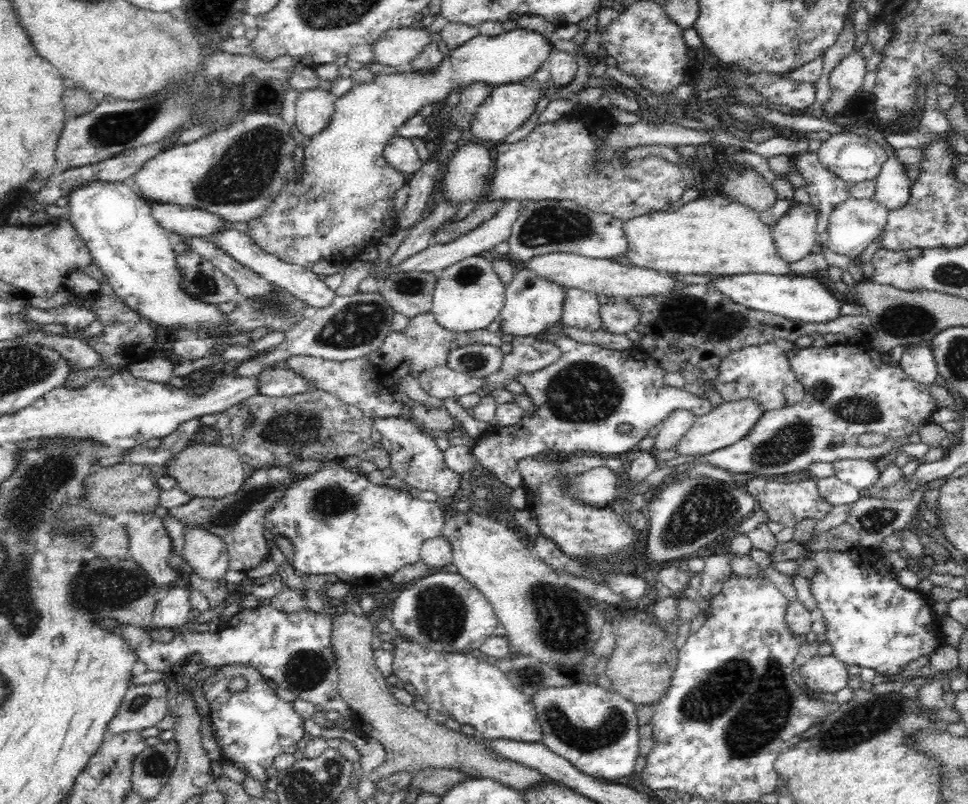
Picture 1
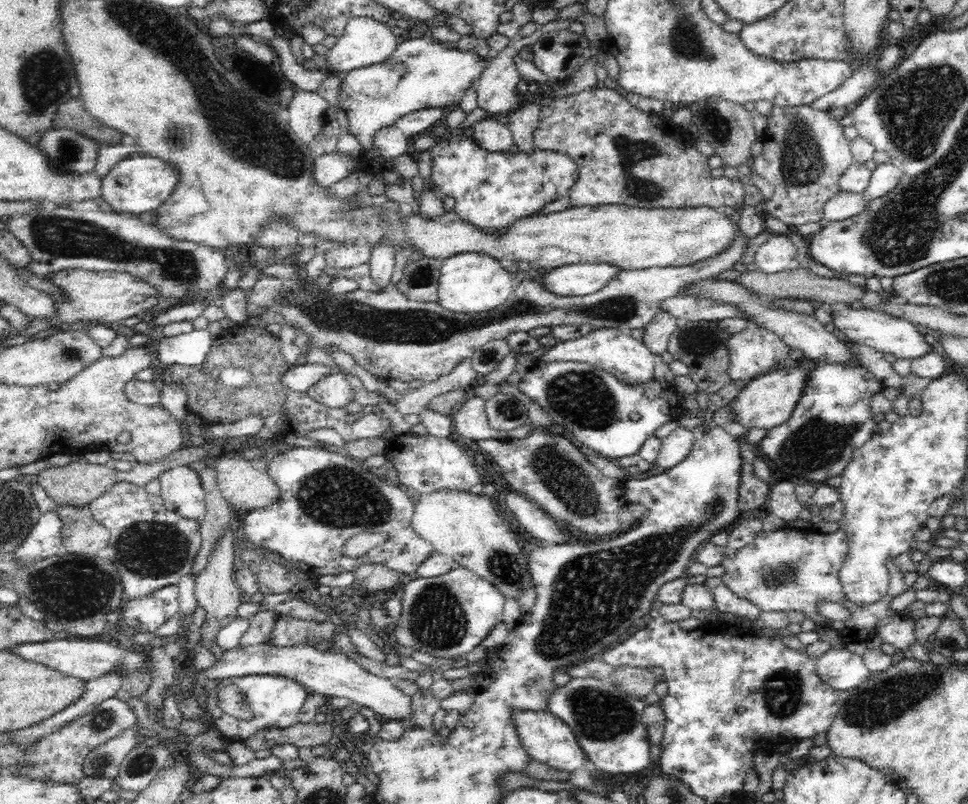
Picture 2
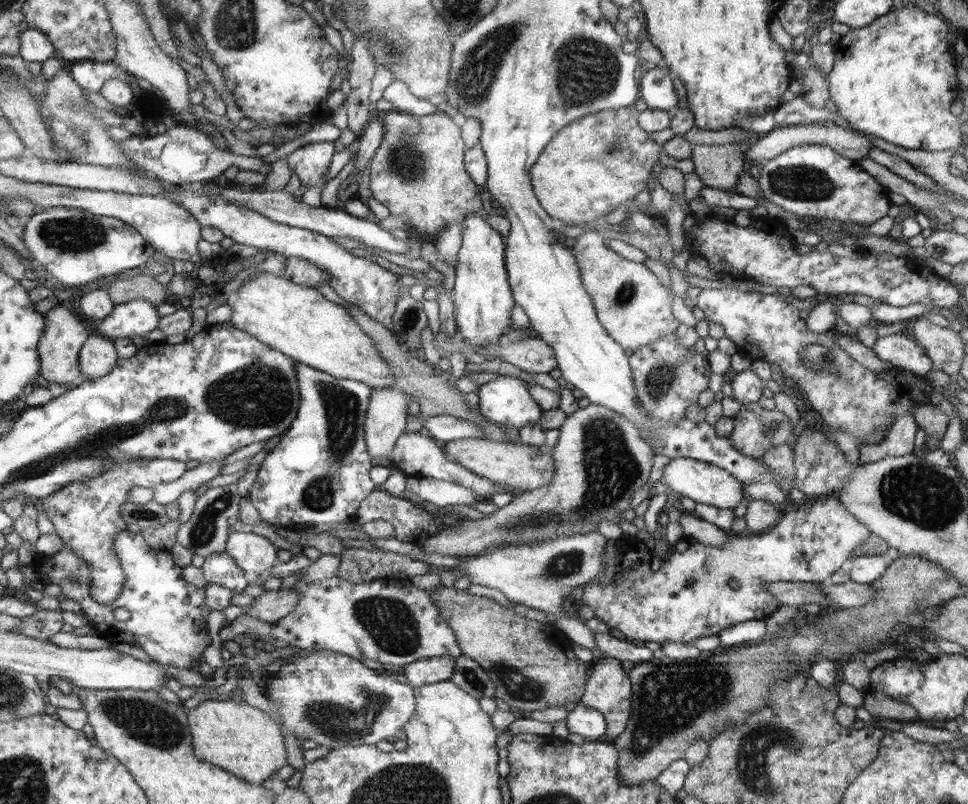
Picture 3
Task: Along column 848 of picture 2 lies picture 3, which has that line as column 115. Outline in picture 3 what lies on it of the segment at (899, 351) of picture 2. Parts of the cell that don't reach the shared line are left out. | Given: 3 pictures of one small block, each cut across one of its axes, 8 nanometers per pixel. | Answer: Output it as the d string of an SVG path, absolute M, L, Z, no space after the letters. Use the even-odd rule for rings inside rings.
M142 299L117 304L113 311L102 319L98 334L107 338L133 338L143 341L148 333L158 328L160 316L151 302Z

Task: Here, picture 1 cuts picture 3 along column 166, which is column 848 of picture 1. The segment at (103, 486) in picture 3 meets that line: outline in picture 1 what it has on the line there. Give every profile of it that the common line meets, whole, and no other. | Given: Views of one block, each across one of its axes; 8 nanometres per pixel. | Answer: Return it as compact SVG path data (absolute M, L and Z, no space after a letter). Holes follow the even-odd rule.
M840 460L834 463L835 476L858 490L868 488L880 478L876 464L870 460Z

